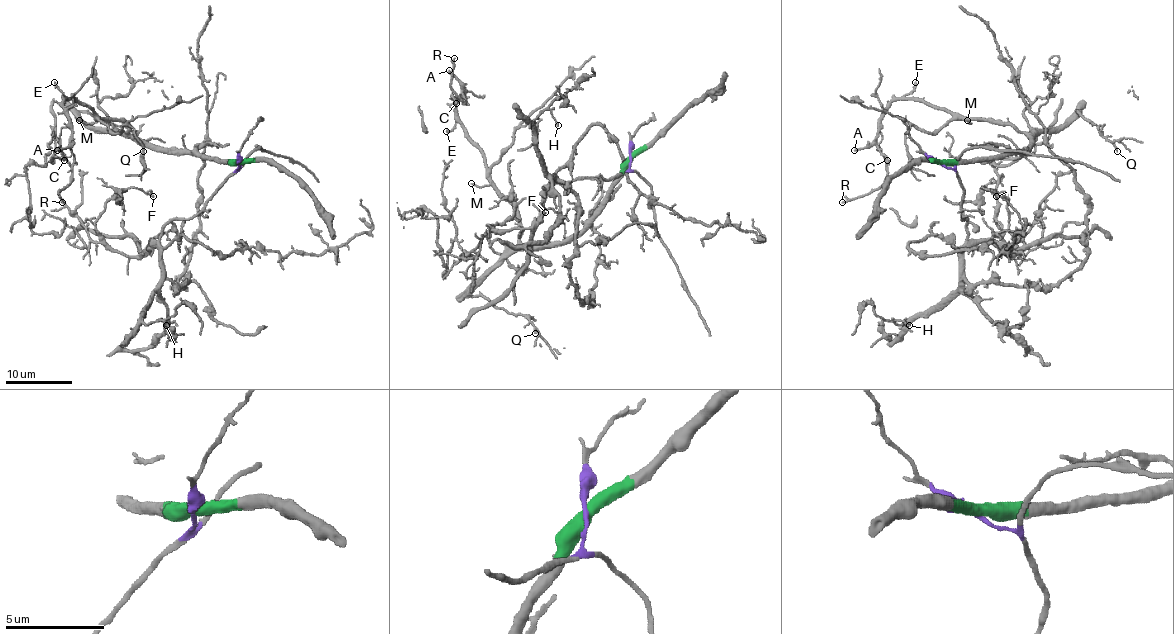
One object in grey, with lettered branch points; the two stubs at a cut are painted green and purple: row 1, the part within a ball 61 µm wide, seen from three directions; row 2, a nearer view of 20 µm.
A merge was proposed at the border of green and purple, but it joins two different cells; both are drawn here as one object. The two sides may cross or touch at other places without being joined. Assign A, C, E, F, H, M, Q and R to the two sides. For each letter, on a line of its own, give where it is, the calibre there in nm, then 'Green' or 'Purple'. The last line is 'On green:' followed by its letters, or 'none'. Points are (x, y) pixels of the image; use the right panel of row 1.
A: Place: (854, 150). Thickness 200 nm. Green
C: Place: (887, 160). Thickness 100 nm. Green
E: Place: (915, 82). Thickness 190 nm. Green
F: Place: (996, 196). Thickness 150 nm. Purple
H: Place: (909, 325). Thickness 120 nm. Purple
M: Place: (967, 120). Thickness 90 nm. Green
Q: Place: (1117, 151). Thickness 110 nm. Green
R: Place: (842, 202). Thickness 80 nm. Green
On green: A, C, E, M, Q, R

